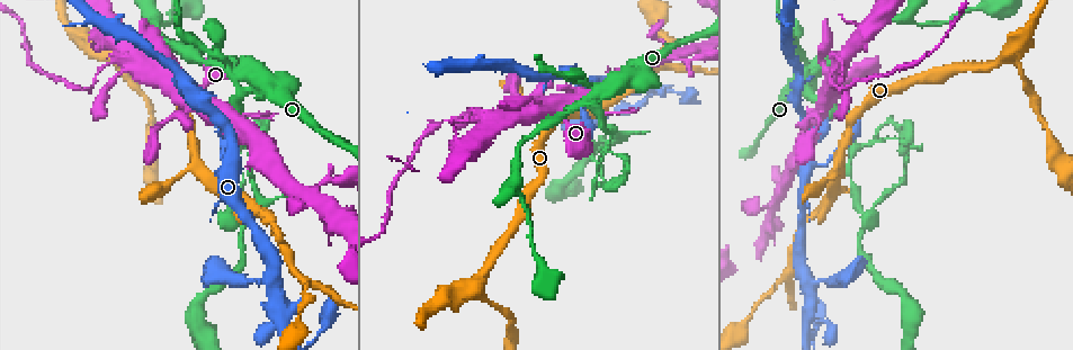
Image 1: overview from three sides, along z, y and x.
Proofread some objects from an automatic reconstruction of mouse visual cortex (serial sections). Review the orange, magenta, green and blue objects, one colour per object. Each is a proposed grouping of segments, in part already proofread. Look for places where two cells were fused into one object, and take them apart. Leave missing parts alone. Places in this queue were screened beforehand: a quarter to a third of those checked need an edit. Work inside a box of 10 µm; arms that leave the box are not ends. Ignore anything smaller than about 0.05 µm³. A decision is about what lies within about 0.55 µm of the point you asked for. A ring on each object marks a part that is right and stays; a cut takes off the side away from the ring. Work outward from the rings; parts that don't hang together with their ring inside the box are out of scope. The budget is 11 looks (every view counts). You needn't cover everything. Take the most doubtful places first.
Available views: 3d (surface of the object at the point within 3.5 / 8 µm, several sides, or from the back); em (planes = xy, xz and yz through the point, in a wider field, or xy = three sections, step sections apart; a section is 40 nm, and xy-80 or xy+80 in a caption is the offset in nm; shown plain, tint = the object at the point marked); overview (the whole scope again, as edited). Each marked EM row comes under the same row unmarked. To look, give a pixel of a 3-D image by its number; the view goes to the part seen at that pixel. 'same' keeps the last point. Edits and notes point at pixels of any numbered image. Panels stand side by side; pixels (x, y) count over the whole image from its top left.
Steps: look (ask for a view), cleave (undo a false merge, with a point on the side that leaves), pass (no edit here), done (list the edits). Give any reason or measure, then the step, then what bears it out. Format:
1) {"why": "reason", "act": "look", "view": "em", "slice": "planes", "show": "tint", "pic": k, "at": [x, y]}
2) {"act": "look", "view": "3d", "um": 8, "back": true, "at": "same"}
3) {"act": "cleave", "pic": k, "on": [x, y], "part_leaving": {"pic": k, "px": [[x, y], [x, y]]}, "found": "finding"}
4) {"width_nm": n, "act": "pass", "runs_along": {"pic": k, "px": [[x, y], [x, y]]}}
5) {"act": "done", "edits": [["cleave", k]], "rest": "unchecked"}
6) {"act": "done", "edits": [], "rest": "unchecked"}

{"why": "three arms meet", "act": "look", "view": "3d", "um": 3.5, "pic": 1, "at": [620, 83]}

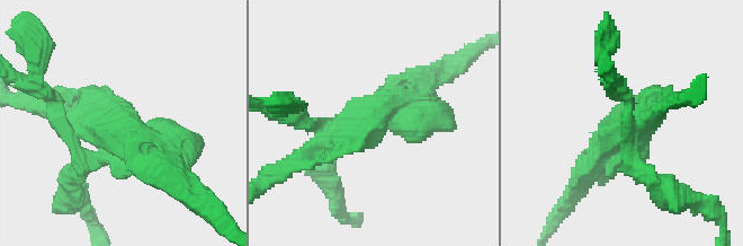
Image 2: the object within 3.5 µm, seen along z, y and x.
{"act": "look", "view": "em", "slice": "planes", "show": "tint", "pic": 2, "at": [120, 142]}

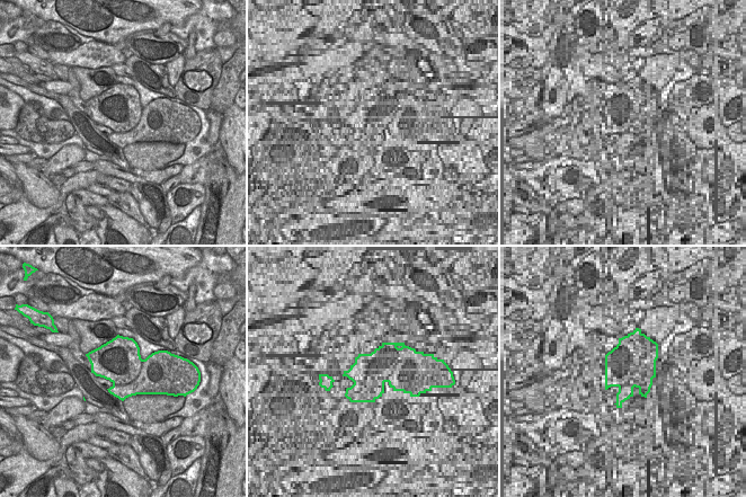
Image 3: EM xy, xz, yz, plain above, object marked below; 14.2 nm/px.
{"act": "cleave", "pic": 2, "on": [643, 175], "part_leaving": {"pic": 2, "px": [[630, 156], [679, 201], [703, 201]]}, "found": "a second cell is stuck on"}

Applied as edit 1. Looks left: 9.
{"why": "abrupt turn", "act": "look", "view": "3d", "um": 3.5, "back": true, "pic": 1, "at": [845, 90]}

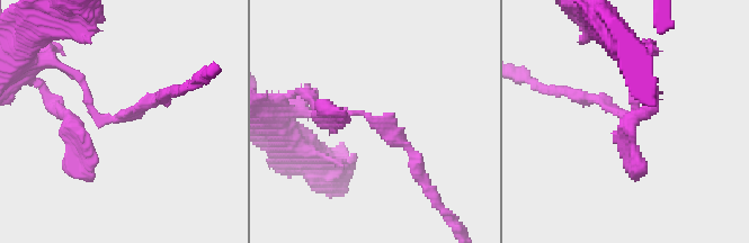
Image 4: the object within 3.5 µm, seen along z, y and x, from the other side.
{"arm_widths_nm": [150, 150], "why": "need the tissue", "act": "look", "view": "em", "slice": "planes", "show": "tint", "pic": 4, "at": [105, 117]}

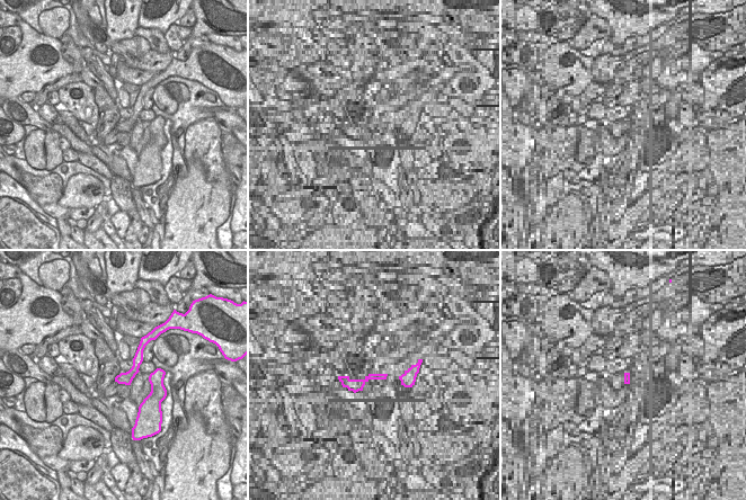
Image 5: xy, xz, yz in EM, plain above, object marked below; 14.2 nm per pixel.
{"act": "cleave", "pic": 4, "on": [386, 118], "border": {"pic": 5, "px": [[129, 371], [134, 375]]}, "found": "two cells meet here"}

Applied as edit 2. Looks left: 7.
{"why": "a fork", "act": "look", "view": "3d", "um": 3.5, "pic": 1, "at": [301, 276]}

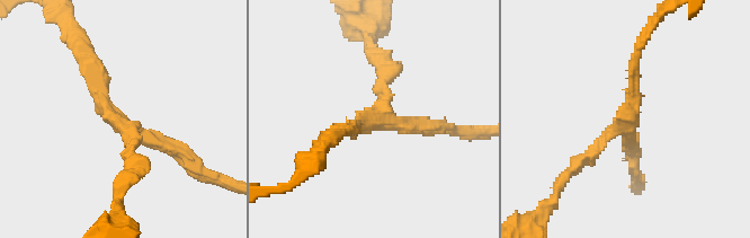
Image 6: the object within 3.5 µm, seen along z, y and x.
{"arms": 3, "arm_widths_nm": [150, 150, 200], "act": "look", "view": "em", "slice": "xy", "step": 2, "show": "tint", "pic": 6, "at": [373, 117]}

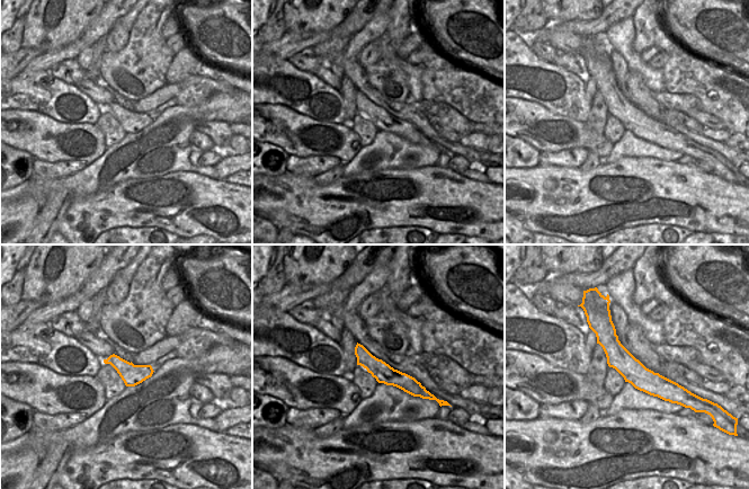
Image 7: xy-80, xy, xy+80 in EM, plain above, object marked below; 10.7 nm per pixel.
{"act": "look", "view": "em", "slice": "xy", "step": 1, "show": "tint", "at": "same"}

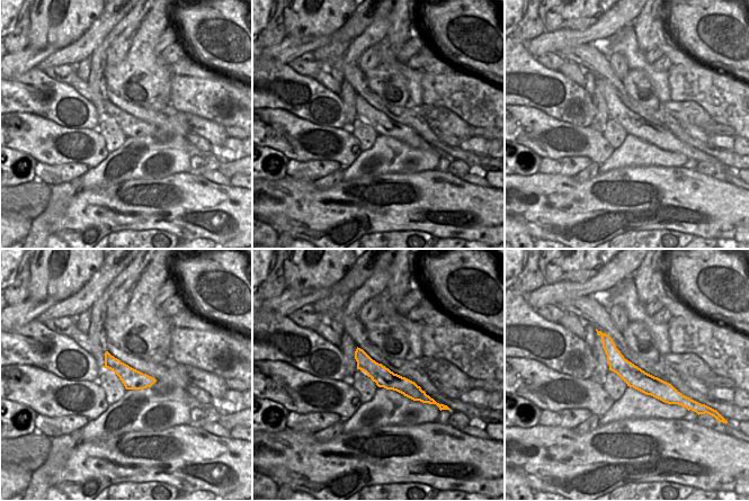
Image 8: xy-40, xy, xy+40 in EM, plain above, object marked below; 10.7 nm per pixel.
{"act": "pass", "runs_along": {"pic": 6, "px": [[634, 62], [626, 118], [569, 174]]}, "found": "all the same cell"}

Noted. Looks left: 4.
{"why": "thin neck", "act": "look", "view": "3d", "um": 8, "pic": 1, "at": [775, 201]}

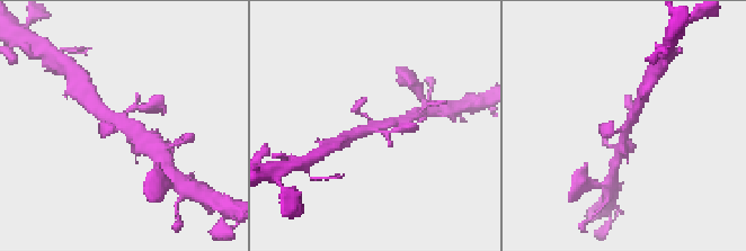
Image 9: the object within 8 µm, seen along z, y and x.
{"act": "look", "view": "3d", "um": 3.5, "at": "same"}

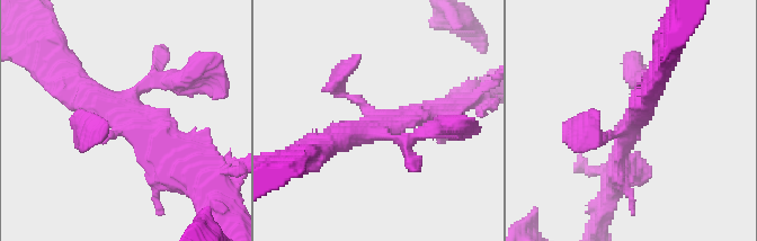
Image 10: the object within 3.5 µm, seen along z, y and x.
{"act": "look", "view": "em", "slice": "xy", "step": 2, "show": "tint", "pic": 10, "at": [375, 127]}

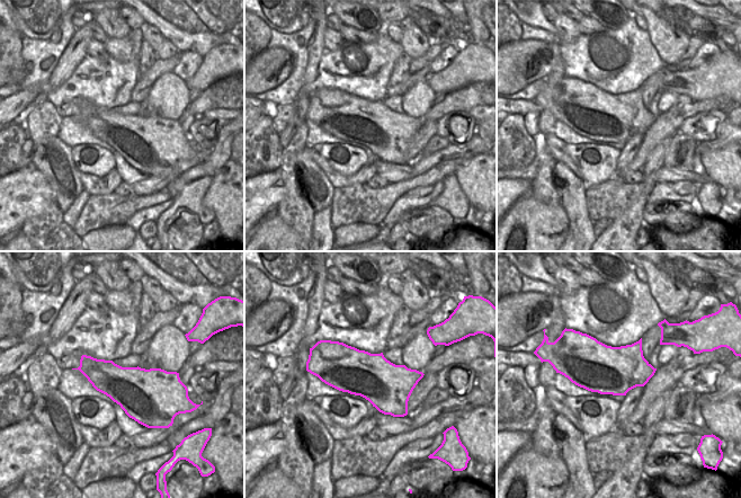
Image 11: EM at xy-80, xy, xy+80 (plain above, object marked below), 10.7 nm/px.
{"act": "pass", "runs_along": {"pic": 10, "px": [[68, 71], [179, 176]]}, "found": "continuous, no second cell"}

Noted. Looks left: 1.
{"act": "done", "edits": [["cleave", 2], ["cleave", 4]], "rest": "unchecked"}

